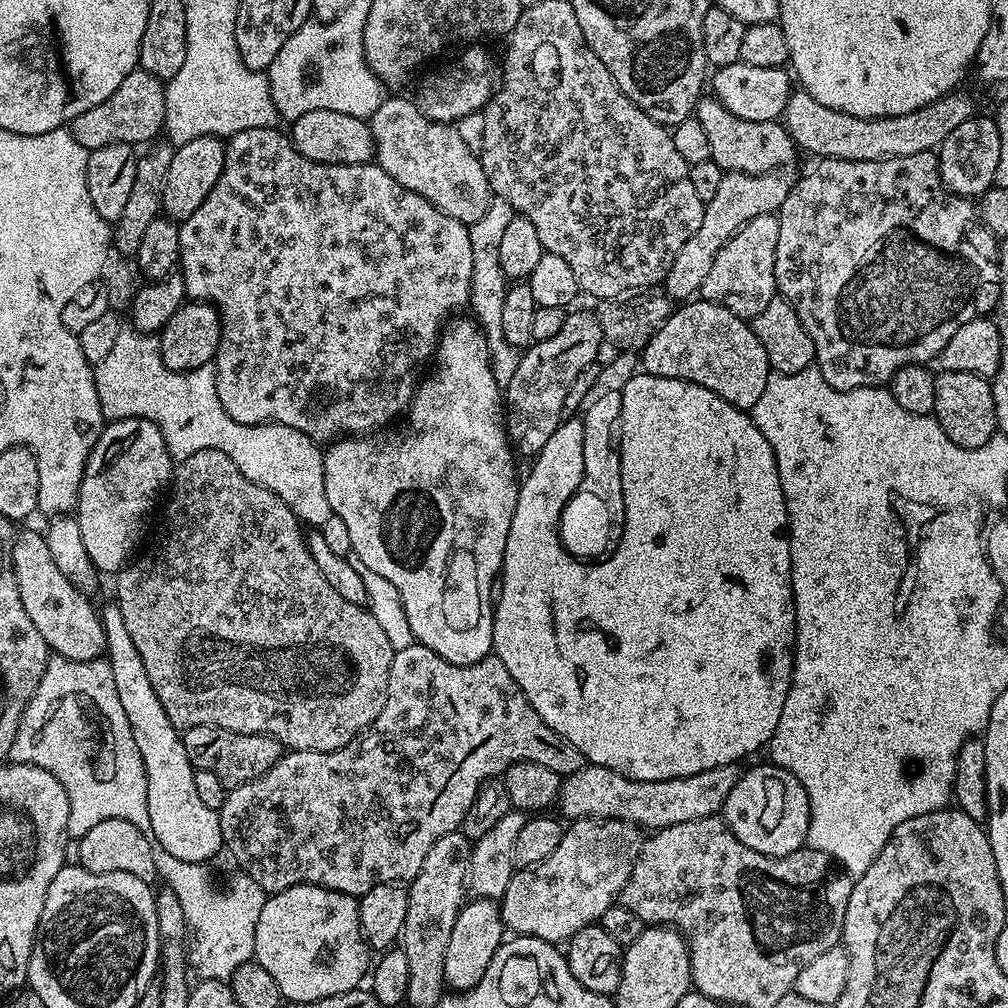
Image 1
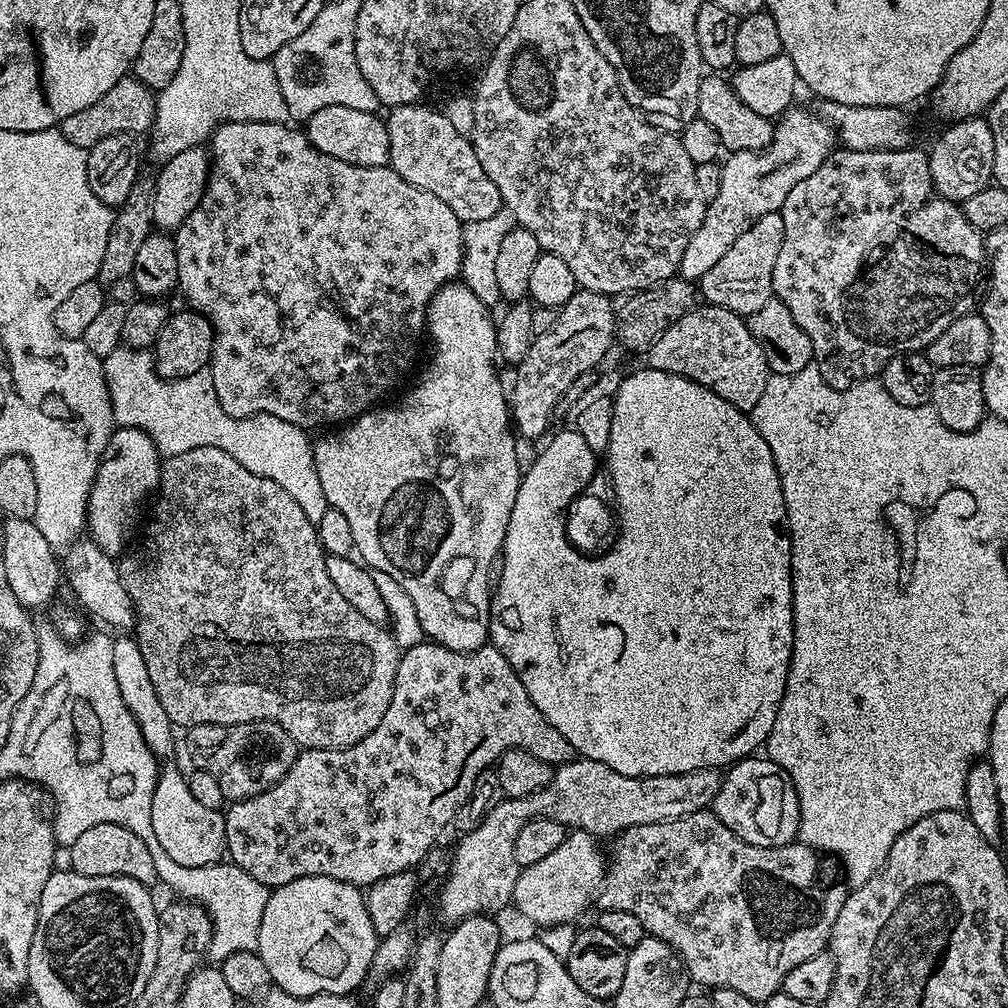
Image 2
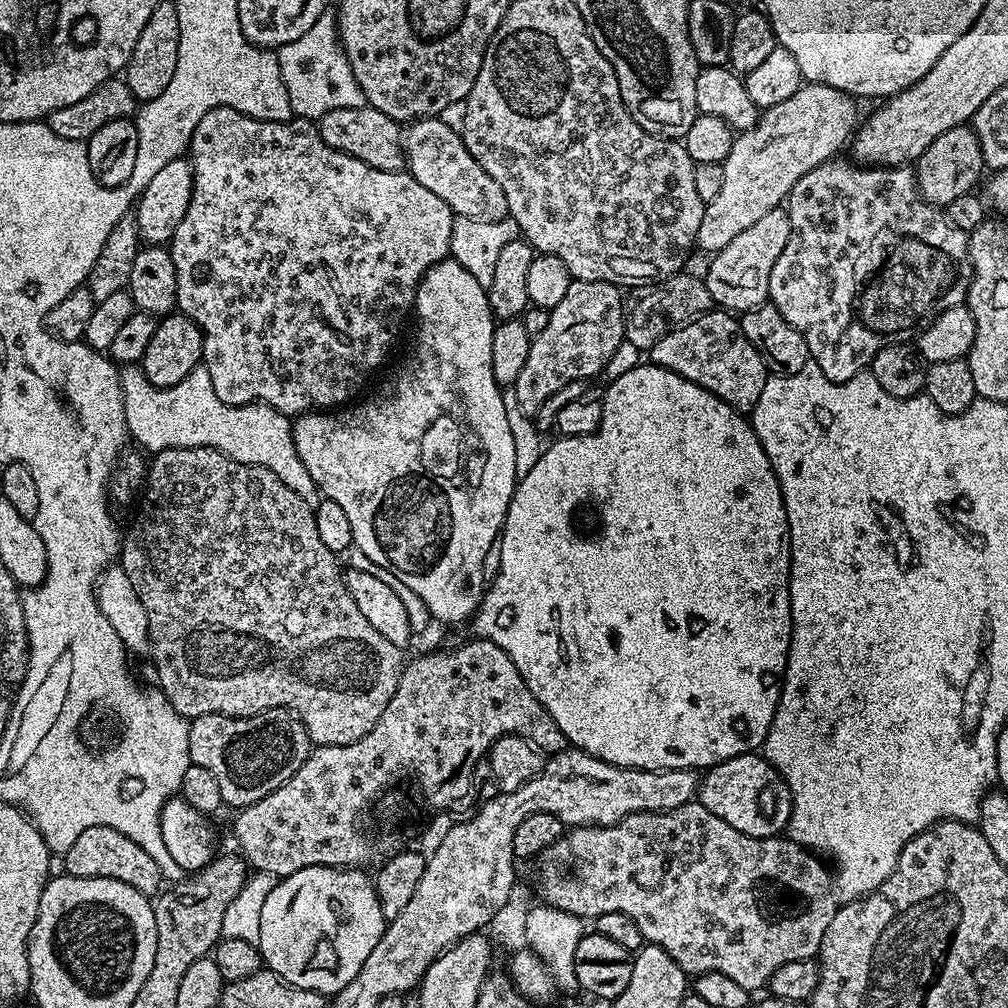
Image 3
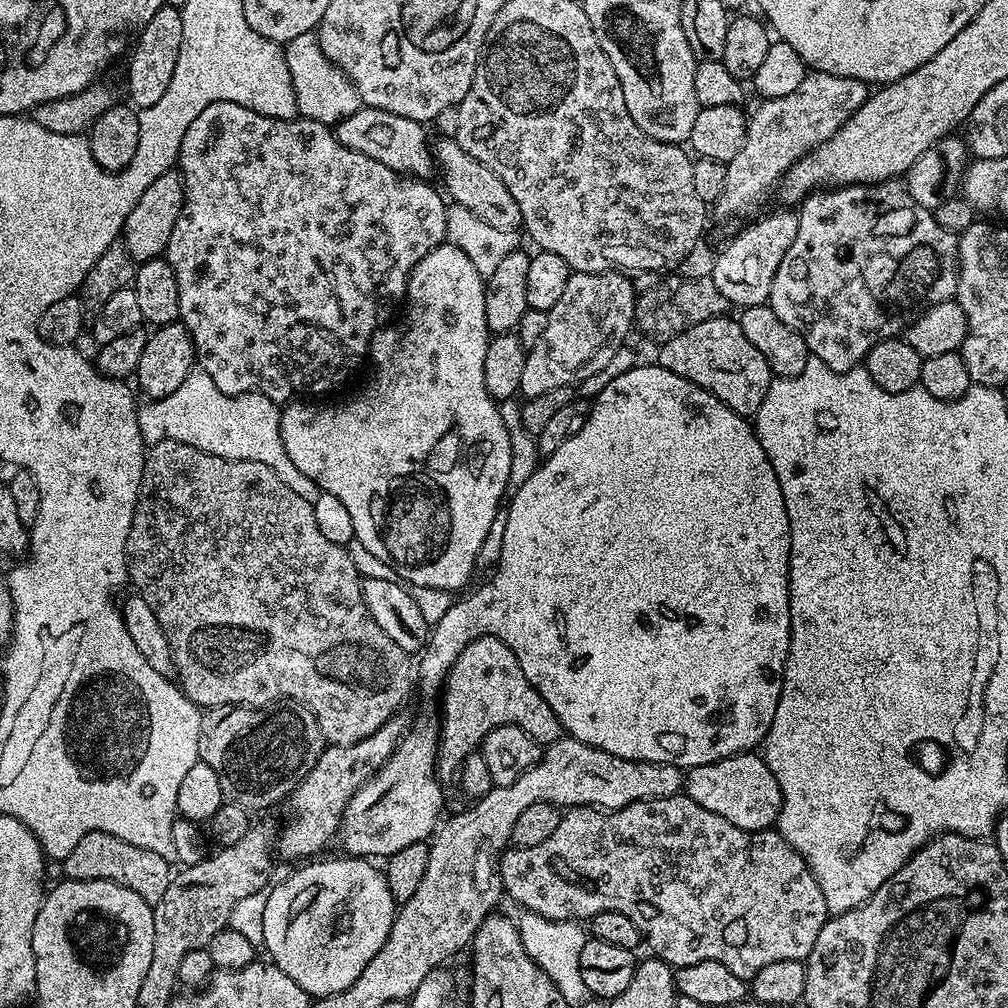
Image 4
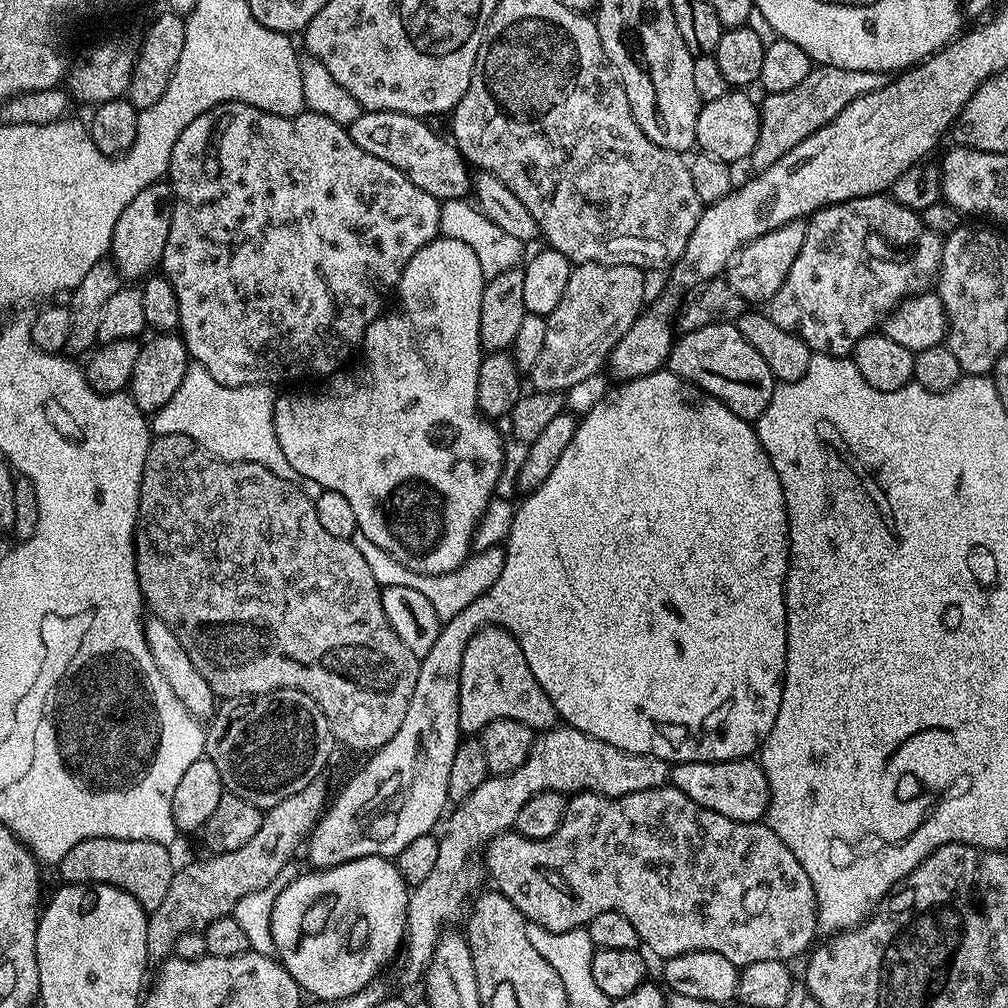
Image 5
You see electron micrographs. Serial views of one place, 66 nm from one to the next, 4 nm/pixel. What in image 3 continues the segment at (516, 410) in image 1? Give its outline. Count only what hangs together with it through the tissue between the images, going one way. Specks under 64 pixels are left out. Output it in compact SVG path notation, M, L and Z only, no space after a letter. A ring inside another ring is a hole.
M573 280L570 290L566 290L565 296L562 297L562 302L558 302L558 306L549 311L546 330L533 335L530 358L526 358L526 366L522 366L522 374L518 374L515 383L518 403L527 416L535 417L542 402L546 402L550 394L558 394L562 386L575 380L591 381L592 376L599 377L603 368L610 362L611 355L625 340L626 301L620 297L616 286L610 280Z

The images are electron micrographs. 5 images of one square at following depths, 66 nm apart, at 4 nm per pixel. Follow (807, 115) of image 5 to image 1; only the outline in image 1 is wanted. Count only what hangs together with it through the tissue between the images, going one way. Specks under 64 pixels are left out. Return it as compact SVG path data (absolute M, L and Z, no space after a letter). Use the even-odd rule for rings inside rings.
M743 172L724 175L714 198L710 198L710 202L704 206L702 226L698 226L694 238L690 238L690 242L686 242L682 250L678 250L678 258L674 258L668 277L664 280L663 291L673 301L688 302L699 293L706 274L710 274L710 266L714 266L714 258L718 258L718 250L722 250L724 243L743 224L759 216L779 213L782 202L786 202L788 191L792 189L793 181L775 180L776 178L772 174L749 176Z

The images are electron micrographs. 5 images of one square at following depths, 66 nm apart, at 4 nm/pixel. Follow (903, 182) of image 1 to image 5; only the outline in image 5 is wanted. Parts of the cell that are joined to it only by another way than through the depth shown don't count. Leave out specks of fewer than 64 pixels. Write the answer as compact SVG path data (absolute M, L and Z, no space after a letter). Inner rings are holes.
M891 194L859 196L819 208L807 217L802 248L798 250L794 266L790 266L786 280L778 286L778 294L767 301L768 317L782 326L782 330L801 336L813 353L847 357L856 343L869 335L875 329L872 327L875 324L877 327L901 300L919 296L935 285L943 249L941 237L921 222L920 214L899 204Z

